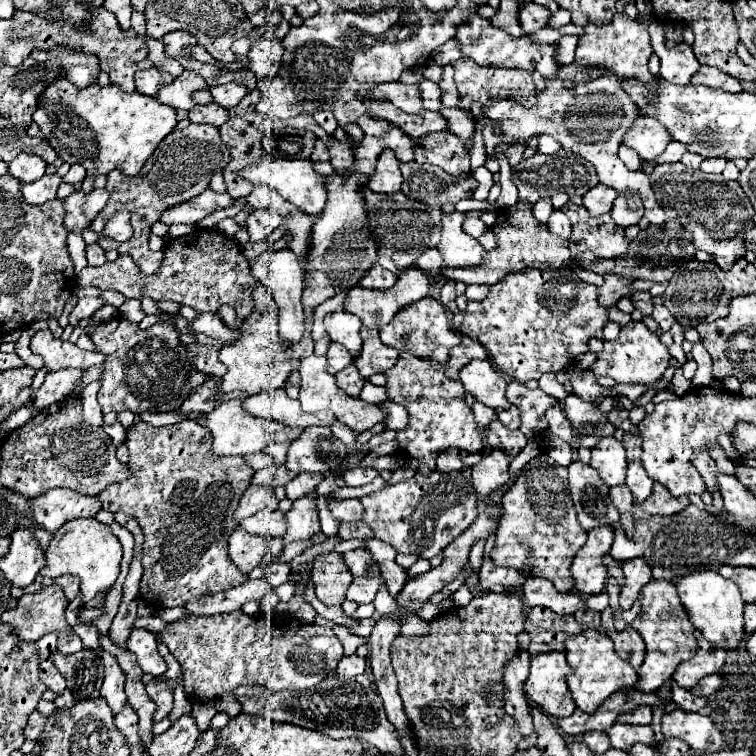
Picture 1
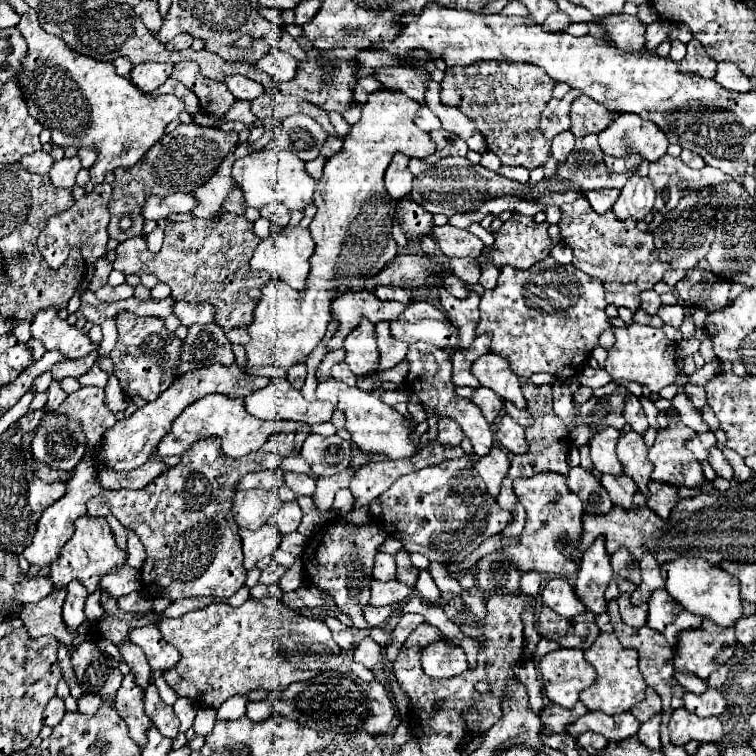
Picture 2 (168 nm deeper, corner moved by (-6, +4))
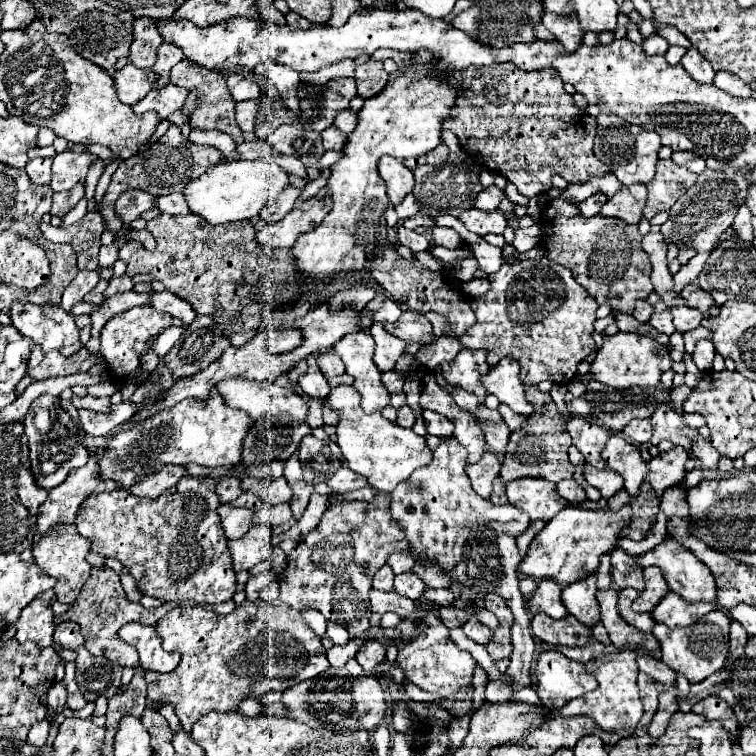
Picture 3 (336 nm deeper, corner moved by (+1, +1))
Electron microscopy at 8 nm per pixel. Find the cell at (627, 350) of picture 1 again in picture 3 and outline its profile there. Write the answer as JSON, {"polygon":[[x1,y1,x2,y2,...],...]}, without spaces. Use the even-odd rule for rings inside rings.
{"polygon":[[618,331,612,337,604,335,604,345,598,349,598,353,596,353,596,357,594,357,592,365,590,365,590,375,592,375,592,379,596,379,596,381,600,381,604,385,616,387,616,389,628,389,628,387,634,387,634,385,638,385,638,387,648,387,648,385,656,387,658,381,660,381,660,375,664,371,668,371,670,367,672,367,672,359,670,359,668,351,656,339,644,337,644,335,636,335,636,333]]}

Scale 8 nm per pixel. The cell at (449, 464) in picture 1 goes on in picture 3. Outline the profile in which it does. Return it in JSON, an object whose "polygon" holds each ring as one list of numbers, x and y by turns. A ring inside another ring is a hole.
{"polygon":[[424,411,424,425,430,435,438,435,438,437,450,437,454,431,454,425,450,423,450,419,434,411]]}

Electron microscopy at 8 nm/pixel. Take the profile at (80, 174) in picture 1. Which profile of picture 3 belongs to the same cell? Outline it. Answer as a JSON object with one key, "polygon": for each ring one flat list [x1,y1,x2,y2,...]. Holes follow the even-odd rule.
{"polygon":[[72,187,70,191,60,191,52,195,52,209,50,215,52,217,64,217,68,211,72,211,76,207,76,203,84,197,84,187]]}

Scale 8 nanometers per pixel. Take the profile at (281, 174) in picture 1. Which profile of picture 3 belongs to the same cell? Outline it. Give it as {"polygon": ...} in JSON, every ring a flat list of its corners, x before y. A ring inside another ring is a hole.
{"polygon":[[274,159,258,161,226,161,212,165,204,175,186,185,184,199,194,215,200,215,210,225,222,225,242,219,252,219,264,205,272,205,280,191,290,187,288,175,276,165]]}

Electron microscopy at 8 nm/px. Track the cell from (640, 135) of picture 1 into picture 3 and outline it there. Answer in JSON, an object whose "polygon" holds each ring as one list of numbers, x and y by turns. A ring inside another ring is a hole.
{"polygon":[[602,113,602,117,598,117,594,155,600,161,606,161,606,165,620,179,622,185,634,185,634,183,646,185,648,181,652,181,660,147,662,147,660,137,654,131,642,131,638,127,632,127,630,123,622,123,620,117,612,113,606,113,606,117]]}

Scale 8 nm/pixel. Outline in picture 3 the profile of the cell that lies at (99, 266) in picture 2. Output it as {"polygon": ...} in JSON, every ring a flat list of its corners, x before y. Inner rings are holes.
{"polygon":[[102,279,102,281,84,297,84,301,86,301,86,303,92,303,92,305,100,305,100,303,104,301,104,291,106,291,106,287,108,287,108,281]]}

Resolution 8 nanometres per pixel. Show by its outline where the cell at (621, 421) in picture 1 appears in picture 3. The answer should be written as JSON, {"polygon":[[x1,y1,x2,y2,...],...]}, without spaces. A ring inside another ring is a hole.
{"polygon":[[640,419,630,421,630,423,622,429,622,435,624,435,626,439,630,439,632,443,636,443,636,445,648,443,650,437,652,437,652,423,650,423,648,419,644,419,644,421,640,421]]}

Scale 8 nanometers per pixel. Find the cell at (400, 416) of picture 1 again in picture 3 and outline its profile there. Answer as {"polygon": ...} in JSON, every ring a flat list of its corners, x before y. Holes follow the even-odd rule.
{"polygon":[[408,405,400,407,398,409,398,421,396,421,400,427,406,427,406,429,412,429,414,427,414,413]]}

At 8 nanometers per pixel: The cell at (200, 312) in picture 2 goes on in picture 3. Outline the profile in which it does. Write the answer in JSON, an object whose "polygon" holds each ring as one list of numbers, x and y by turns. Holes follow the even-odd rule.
{"polygon":[[162,291,162,293,150,293,150,305,156,307,162,313,168,313,172,317,178,317,184,321,184,325,190,325,196,317,196,311,192,309,190,303,186,303,184,299,172,295,170,291]]}

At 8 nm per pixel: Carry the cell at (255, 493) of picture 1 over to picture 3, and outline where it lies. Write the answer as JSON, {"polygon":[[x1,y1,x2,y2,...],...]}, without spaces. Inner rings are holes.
{"polygon":[[220,505,218,515,222,517,222,529,224,529,226,539,240,539,252,527,252,515,254,513,250,509]]}

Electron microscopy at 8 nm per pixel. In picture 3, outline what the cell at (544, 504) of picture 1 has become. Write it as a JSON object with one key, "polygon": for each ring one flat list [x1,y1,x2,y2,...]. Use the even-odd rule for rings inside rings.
{"polygon":[[534,477,510,481,508,501,514,507,526,511,532,517,532,521,550,519,568,505,568,501,556,493,554,483,546,479,534,479]]}

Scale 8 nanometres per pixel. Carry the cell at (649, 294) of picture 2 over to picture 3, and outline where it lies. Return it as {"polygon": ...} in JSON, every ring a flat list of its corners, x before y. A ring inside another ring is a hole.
{"polygon":[[636,301,636,309,634,309,634,317,640,321,640,323,648,323,648,319,650,319,650,315,654,313,654,309,652,309,652,305,648,303,648,301]]}

